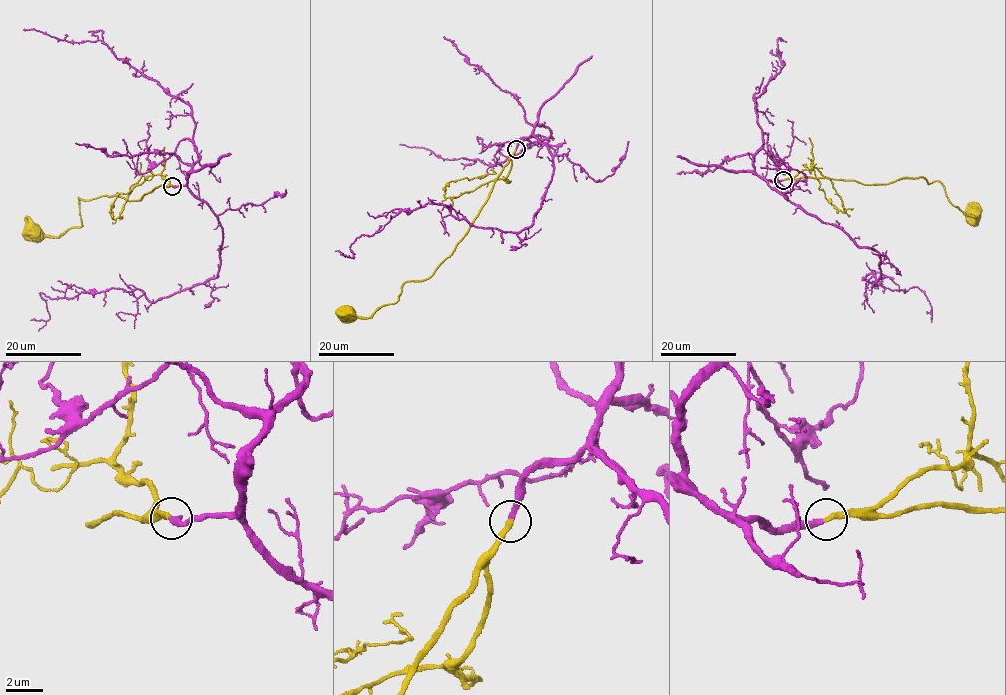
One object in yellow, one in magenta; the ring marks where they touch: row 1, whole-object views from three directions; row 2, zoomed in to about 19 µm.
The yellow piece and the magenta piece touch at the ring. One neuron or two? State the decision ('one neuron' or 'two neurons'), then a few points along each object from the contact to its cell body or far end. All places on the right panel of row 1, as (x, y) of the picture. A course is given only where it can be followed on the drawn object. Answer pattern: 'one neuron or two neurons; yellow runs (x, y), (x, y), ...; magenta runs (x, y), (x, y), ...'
one neuron; yellow runs (783, 179), (833, 178), (877, 185), (919, 176), (929, 184), (936, 180), (953, 205), (975, 216); magenta runs (782, 179), (766, 183), (878, 254), (880, 277), (863, 279), (905, 292), (917, 287), (928, 314)

